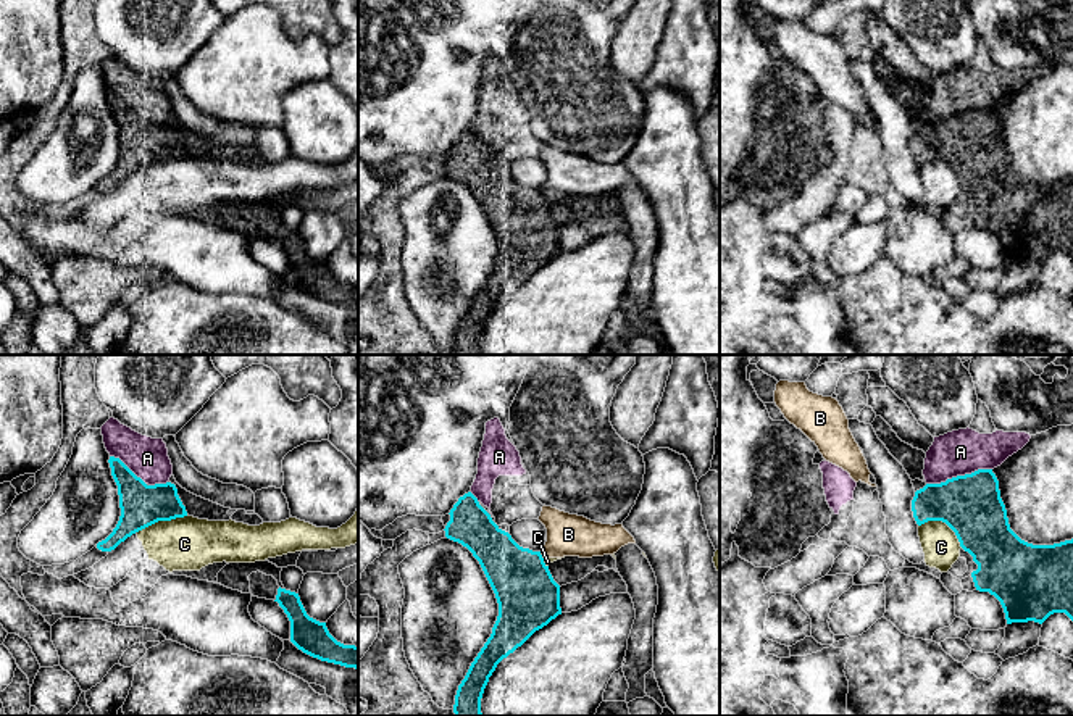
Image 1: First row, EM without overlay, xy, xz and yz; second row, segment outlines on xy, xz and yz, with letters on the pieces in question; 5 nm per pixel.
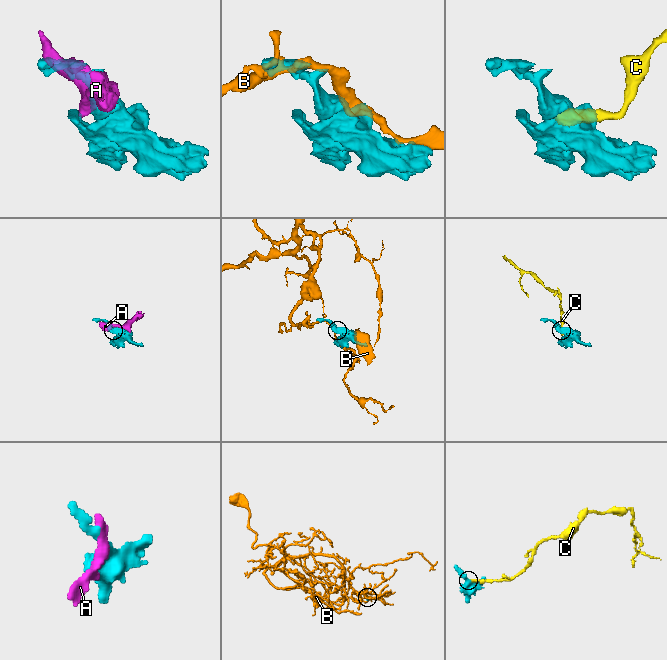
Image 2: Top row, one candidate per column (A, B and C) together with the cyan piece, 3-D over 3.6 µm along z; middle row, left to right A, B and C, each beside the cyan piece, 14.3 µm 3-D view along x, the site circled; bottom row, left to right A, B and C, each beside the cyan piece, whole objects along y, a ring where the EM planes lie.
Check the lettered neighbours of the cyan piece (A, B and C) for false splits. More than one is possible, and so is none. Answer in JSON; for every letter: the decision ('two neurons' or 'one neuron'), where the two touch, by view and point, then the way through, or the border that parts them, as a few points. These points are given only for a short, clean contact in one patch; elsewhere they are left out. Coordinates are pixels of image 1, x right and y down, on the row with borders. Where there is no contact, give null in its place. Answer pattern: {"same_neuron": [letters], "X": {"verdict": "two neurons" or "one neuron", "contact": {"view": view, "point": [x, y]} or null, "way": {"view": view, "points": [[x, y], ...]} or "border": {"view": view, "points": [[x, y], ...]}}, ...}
{"same_neuron": [], "A": {"verdict": "two neurons", "contact": {"view": "yz", "point": [959, 476]}}, "B": {"verdict": "two neurons", "contact": {"view": "xz", "point": [541, 555]}}, "C": {"verdict": "two neurons", "contact": {"view": "yz", "point": [944, 521]}}}

